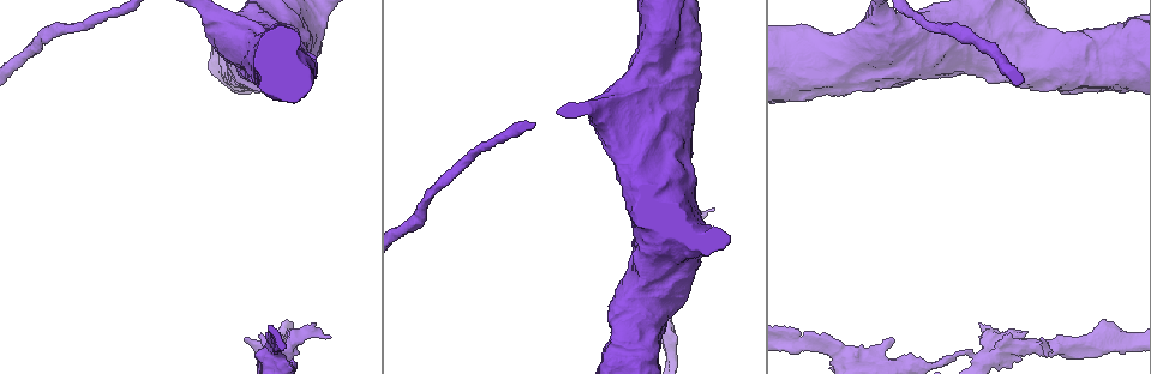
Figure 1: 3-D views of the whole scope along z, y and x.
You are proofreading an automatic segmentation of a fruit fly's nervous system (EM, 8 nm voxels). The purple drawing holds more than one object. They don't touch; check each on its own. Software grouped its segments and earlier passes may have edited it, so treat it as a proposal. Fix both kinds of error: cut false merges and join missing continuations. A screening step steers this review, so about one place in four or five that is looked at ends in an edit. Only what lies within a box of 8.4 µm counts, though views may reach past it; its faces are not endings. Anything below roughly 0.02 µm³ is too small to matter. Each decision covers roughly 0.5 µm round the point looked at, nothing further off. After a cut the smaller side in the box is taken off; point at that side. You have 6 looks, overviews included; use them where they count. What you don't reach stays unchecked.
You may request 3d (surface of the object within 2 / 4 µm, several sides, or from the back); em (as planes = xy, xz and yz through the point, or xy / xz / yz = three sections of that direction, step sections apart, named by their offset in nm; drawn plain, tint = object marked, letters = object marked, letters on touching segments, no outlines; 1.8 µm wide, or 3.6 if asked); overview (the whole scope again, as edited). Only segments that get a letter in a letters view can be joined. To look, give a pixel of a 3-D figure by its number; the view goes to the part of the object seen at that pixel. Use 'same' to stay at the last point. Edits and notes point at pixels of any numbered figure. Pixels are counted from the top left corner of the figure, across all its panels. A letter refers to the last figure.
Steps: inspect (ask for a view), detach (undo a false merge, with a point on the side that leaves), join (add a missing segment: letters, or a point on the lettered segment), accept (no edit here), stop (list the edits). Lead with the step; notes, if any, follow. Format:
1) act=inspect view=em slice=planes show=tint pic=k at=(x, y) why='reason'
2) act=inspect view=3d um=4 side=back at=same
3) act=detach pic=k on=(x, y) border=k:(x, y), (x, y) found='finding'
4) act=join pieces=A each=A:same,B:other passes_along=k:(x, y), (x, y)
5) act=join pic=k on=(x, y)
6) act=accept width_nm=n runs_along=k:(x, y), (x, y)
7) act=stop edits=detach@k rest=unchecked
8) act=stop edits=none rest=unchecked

act=inspect view=3d um=4 pic=1 at=(274, 357) why='thick turns thin'

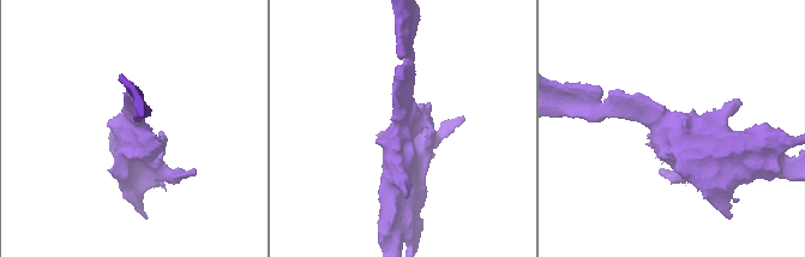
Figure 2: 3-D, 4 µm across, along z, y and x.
act=inspect view=em um=3.6 slice=planes show=letters pic=2 at=(675, 130) arm_widths_nm=160,550 why='now the EM'

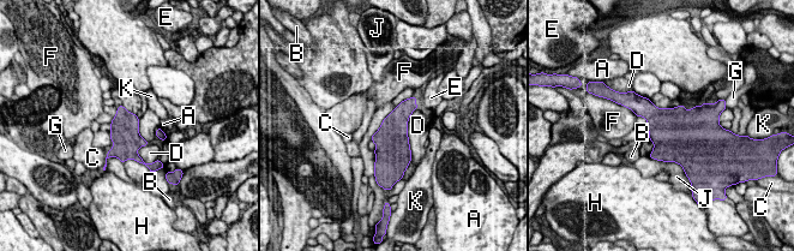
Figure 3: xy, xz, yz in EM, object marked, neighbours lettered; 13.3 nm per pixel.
act=accept each=A:other,B:other,C:other,D:other,E:other,F:other,G:other,H:other,J:other,K:other border=3:(415, 109), (408, 120), (410, 160) found='all the same neuron'

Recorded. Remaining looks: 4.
act=inspect view=3d um=2 pic=1 at=(978, 336) why='branch stops here'

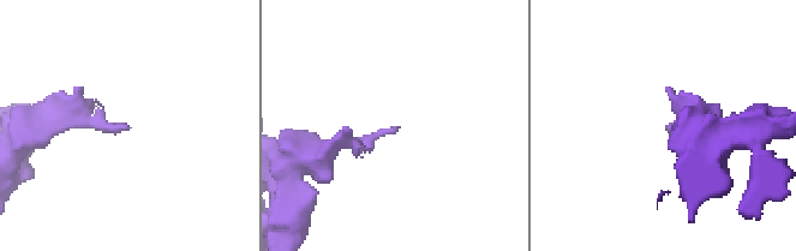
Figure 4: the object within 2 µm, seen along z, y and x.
act=inspect view=em slice=planes show=plain pic=4 at=(391, 129)

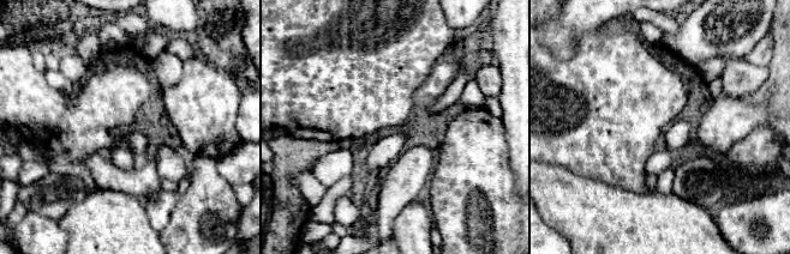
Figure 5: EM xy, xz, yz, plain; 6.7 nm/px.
act=inspect view=em slice=planes show=letters at=same

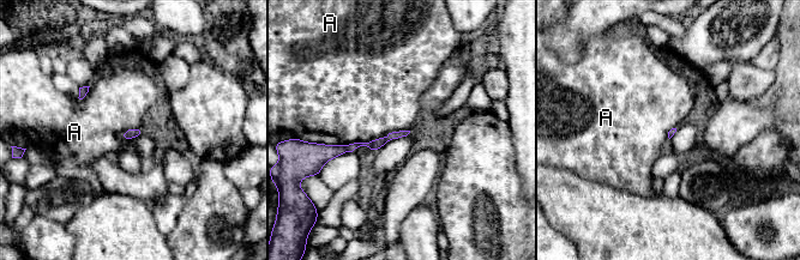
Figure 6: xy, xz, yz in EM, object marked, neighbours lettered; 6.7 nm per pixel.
act=accept each=A:other border=6:(409, 130), (367, 141), (319, 144) found='none of them fits'

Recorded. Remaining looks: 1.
act=inspect view=em slice=planes show=letters pic=1 at=(622, 121) why='sudden change in width'

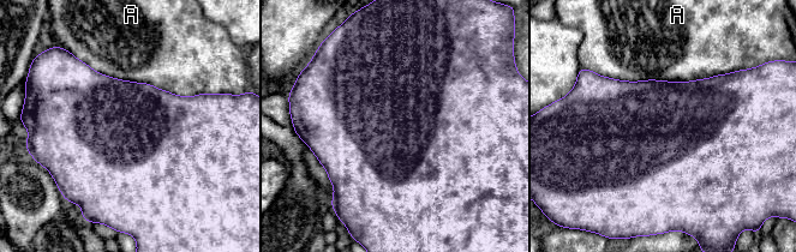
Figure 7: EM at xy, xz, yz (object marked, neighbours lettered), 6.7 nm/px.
act=accept width_nm=900 longest_contact=A:900nm each=A:other found='continuous, no second neuron'

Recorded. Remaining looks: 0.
act=stop edits=none rest=unchecked

